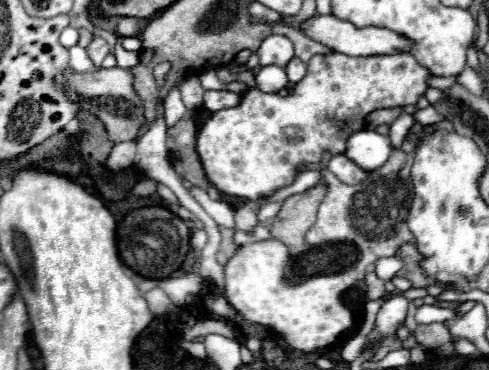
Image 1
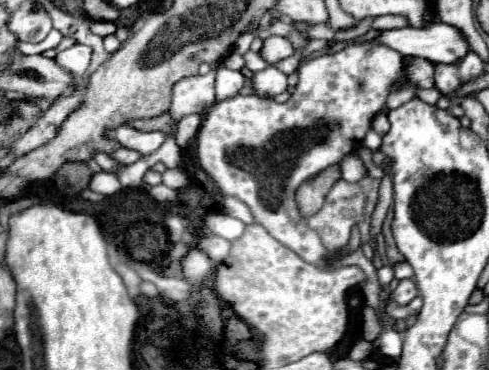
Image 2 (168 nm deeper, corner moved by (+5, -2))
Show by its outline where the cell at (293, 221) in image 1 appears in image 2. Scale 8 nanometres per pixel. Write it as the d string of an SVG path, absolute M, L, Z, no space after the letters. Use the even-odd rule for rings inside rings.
M331 165L323 173L317 173L317 177L301 183L301 187L295 193L295 201L297 201L297 209L299 209L301 217L307 219L321 209L323 199L327 197L331 185L337 179L341 179L339 165Z

